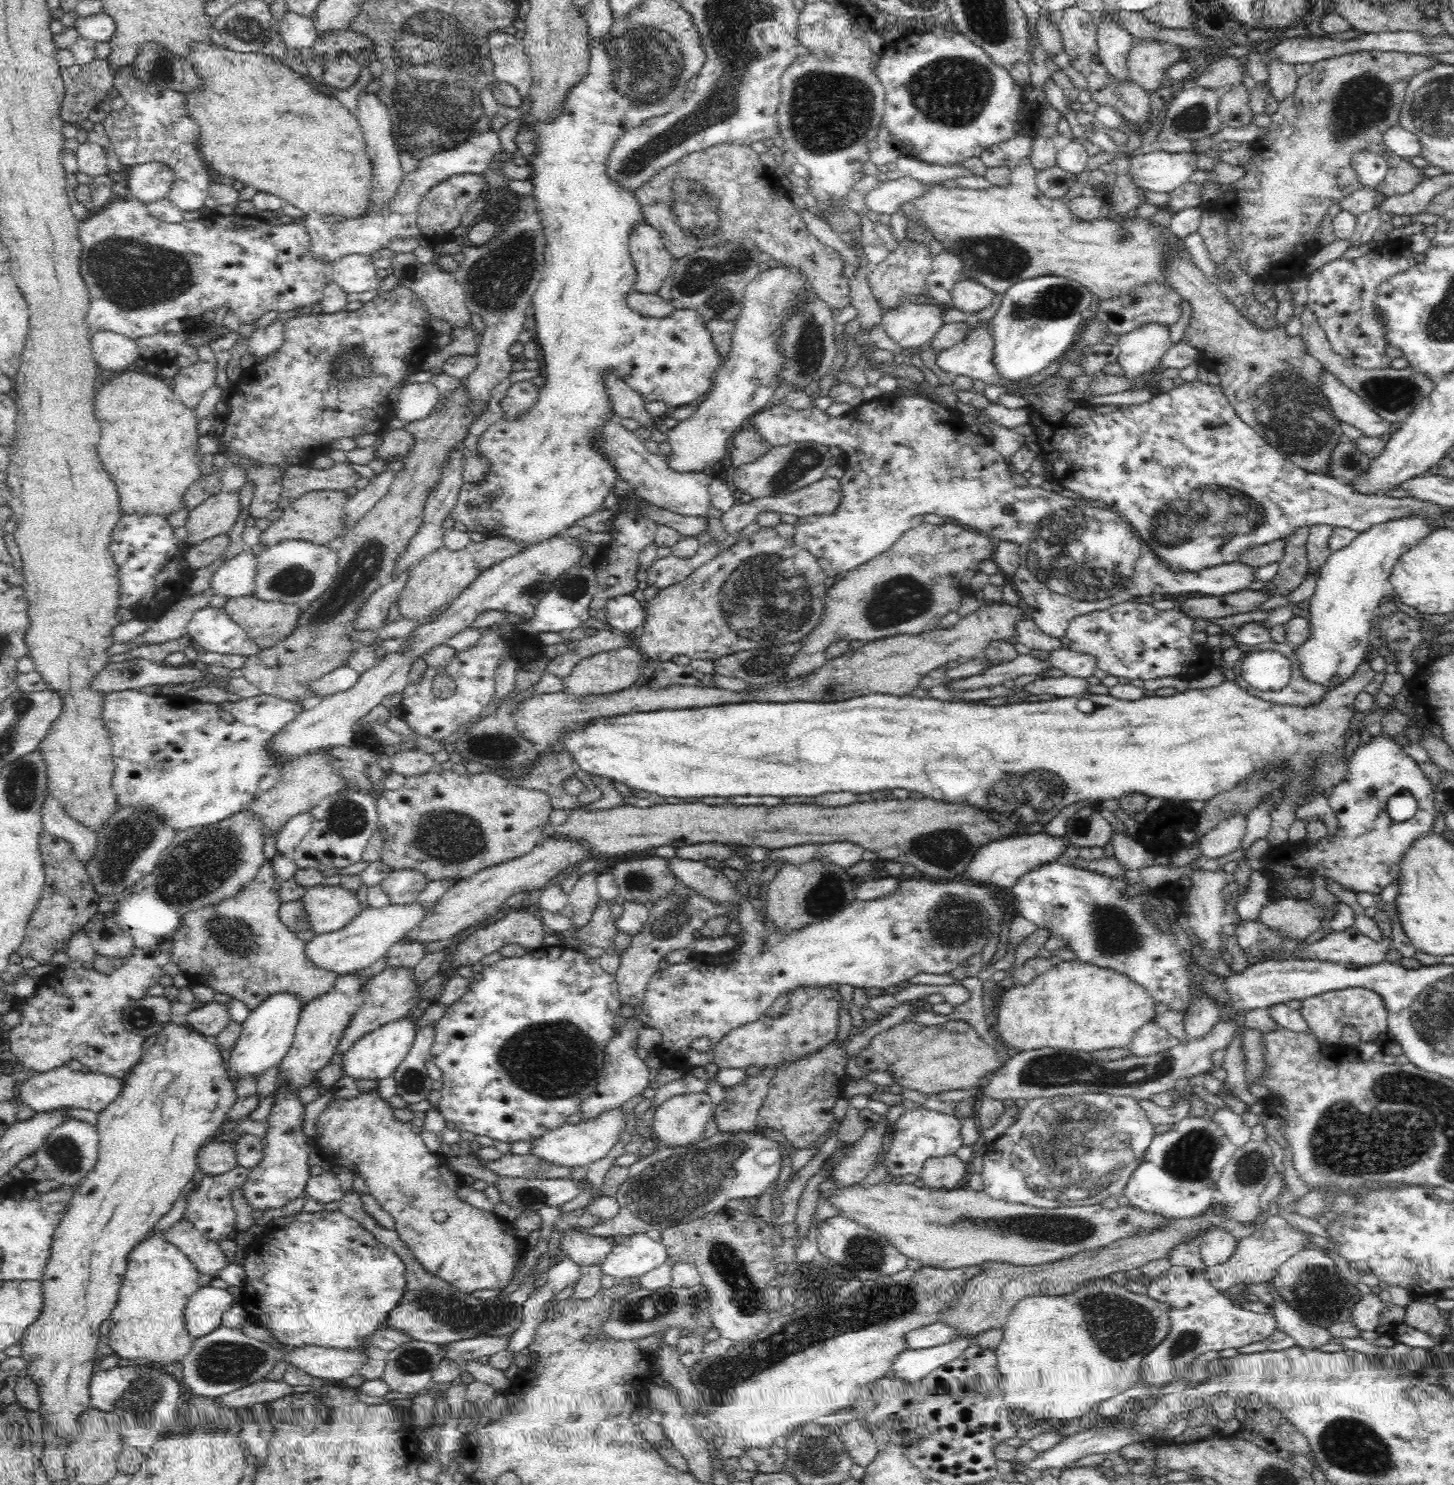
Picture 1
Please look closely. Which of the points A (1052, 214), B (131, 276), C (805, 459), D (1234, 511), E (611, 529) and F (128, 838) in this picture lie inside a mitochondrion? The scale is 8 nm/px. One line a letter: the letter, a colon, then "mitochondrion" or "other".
A: other
B: mitochondrion
C: mitochondrion
D: mitochondrion
E: other
F: mitochondrion

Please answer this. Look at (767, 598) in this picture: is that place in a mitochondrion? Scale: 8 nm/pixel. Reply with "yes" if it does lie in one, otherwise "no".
yes

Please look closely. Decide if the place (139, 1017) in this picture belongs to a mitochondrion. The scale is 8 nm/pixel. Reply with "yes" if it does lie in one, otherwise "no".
yes

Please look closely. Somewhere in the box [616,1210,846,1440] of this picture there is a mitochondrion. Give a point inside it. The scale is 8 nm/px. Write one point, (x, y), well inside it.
(746, 1297)

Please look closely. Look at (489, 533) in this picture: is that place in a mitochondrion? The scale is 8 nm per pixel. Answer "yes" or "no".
no

